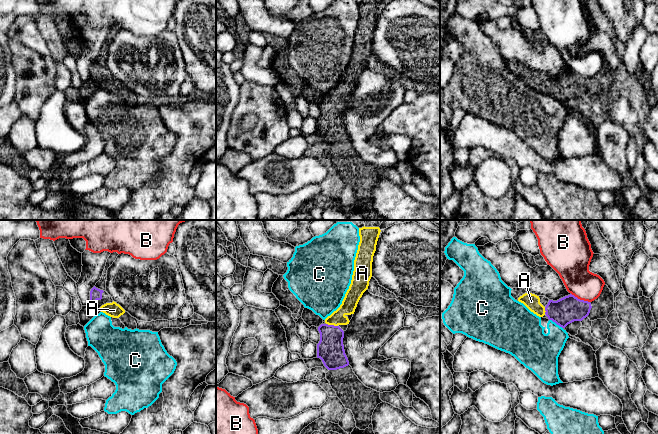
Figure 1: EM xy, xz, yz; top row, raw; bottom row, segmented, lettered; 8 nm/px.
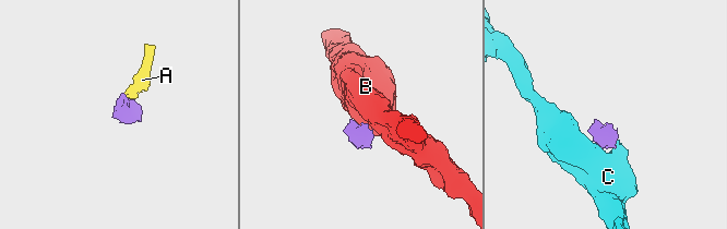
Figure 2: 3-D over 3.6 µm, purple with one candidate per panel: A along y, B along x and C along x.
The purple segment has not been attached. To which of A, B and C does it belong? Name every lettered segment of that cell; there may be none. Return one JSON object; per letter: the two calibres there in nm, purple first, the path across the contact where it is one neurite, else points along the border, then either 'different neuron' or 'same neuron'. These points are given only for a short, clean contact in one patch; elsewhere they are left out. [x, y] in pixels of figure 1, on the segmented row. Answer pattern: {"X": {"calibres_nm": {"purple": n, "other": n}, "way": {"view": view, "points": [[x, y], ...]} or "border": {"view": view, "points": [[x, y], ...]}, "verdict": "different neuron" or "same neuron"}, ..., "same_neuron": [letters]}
{"A": {"calibres_nm": {"purple": 220, "other": 120}, "way": {"view": "xz", "points": [[330, 349], [332, 325], [350, 301]]}, "verdict": "same neuron"}, "B": {"calibres_nm": {"purple": 220, "other": 240}, "border": {"view": "yz", "points": [[571, 293], [589, 302]]}, "verdict": "different neuron"}, "C": {"calibres_nm": {"purple": 220, "other": 280}, "border": {"view": "yz", "points": [[549, 319], [562, 328]]}, "verdict": "different neuron"}, "same_neuron": ["A"]}

